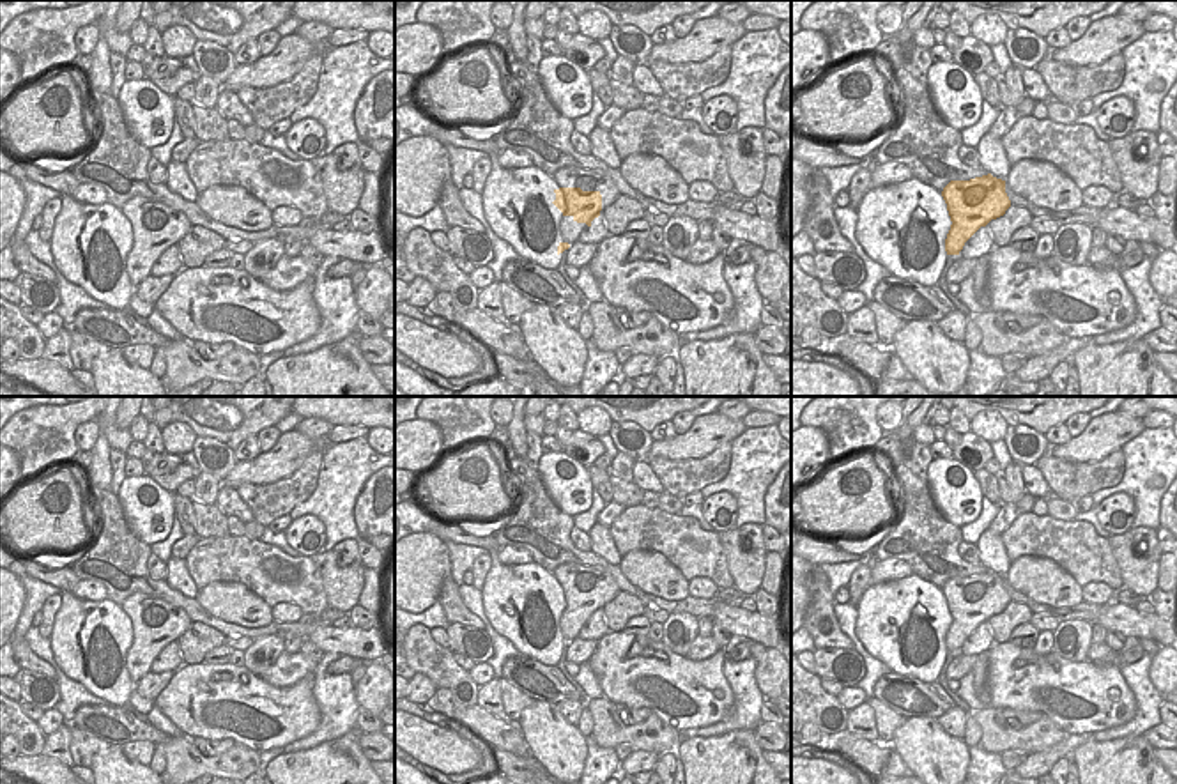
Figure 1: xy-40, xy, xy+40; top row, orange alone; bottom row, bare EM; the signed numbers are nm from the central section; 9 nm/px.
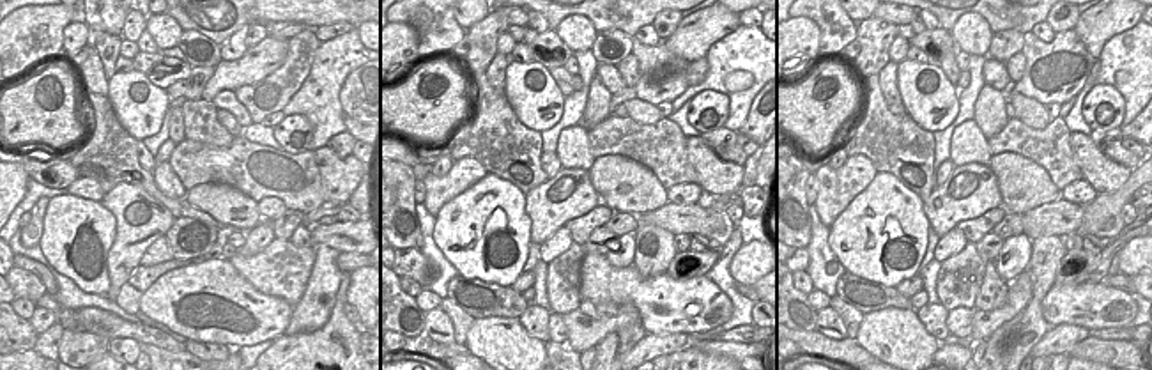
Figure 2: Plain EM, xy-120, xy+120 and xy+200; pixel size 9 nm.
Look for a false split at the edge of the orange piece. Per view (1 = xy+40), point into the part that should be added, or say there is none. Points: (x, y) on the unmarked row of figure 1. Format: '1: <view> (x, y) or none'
1: none

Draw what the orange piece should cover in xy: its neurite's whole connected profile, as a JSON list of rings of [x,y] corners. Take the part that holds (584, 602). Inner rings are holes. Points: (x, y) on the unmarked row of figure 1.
[[[581,584],[554,586],[556,596],[550,607],[527,607],[535,625],[536,644],[531,651],[531,664],[547,671],[552,657],[568,646],[591,618],[600,612],[600,588],[582,588]]]

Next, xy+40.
[[[991,570],[970,577],[950,577],[942,593],[950,612],[950,626],[945,635],[947,651],[959,651],[965,639],[991,616],[1005,611],[1011,596],[1005,577]]]

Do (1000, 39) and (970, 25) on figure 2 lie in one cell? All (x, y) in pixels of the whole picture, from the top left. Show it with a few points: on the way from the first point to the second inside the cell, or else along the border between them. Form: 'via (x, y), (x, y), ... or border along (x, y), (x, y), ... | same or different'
border along (993, 34), (986, 55) | different

